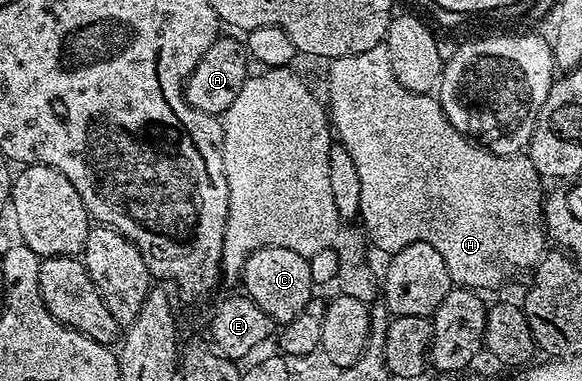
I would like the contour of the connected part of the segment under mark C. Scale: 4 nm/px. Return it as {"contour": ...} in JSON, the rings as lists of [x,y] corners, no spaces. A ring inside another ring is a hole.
{"contour":[[[259,248],[245,261],[239,282],[245,285],[243,290],[247,297],[259,304],[277,324],[295,320],[315,296],[309,259],[299,256],[299,252],[291,252],[291,248]]]}

